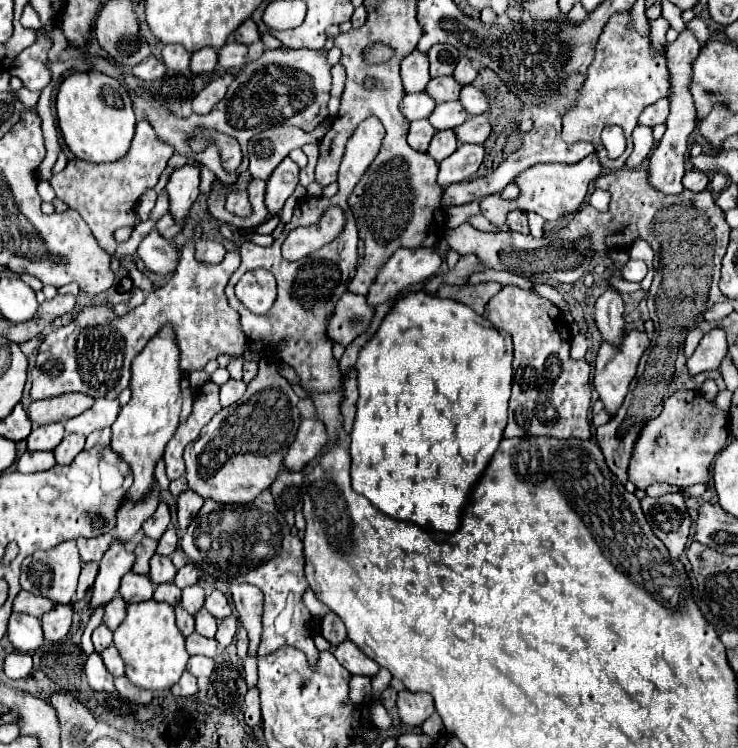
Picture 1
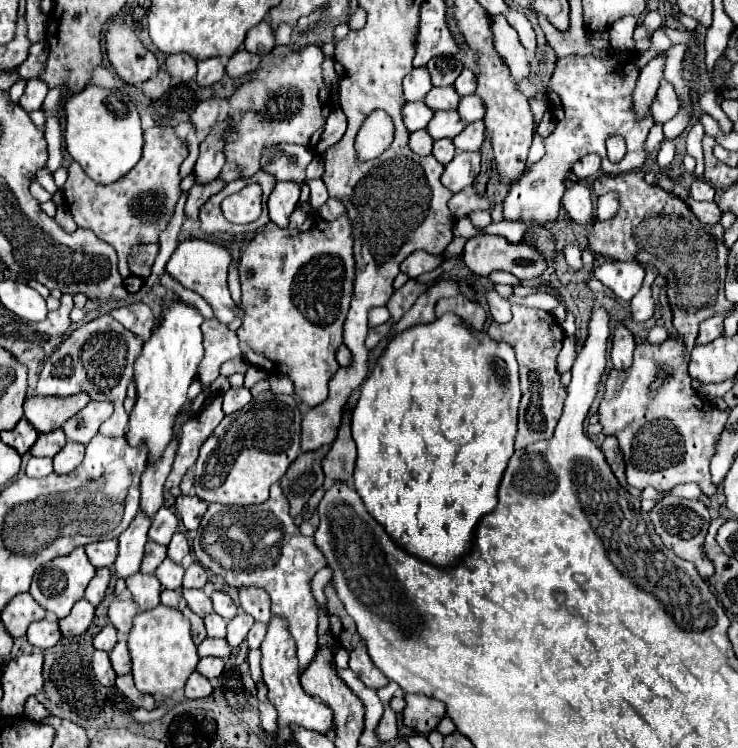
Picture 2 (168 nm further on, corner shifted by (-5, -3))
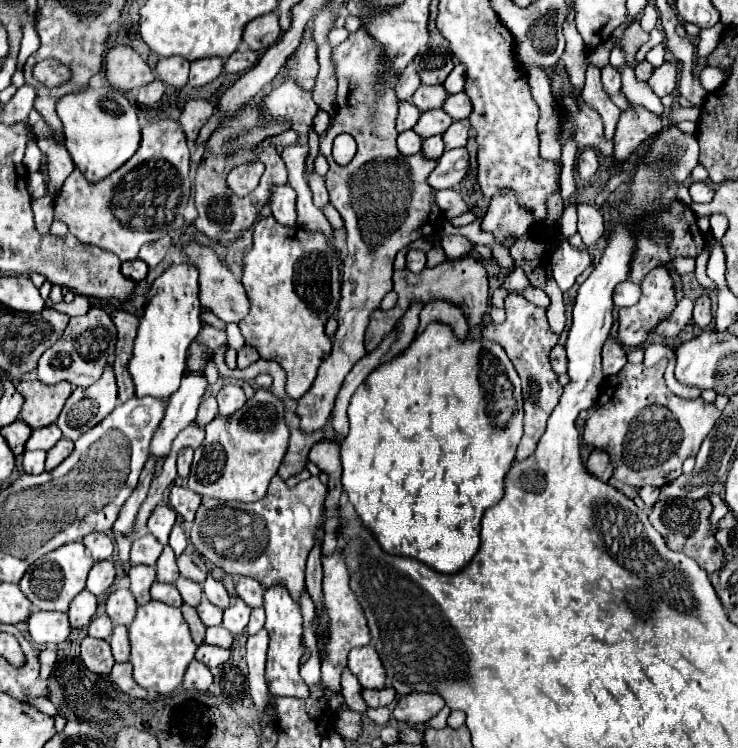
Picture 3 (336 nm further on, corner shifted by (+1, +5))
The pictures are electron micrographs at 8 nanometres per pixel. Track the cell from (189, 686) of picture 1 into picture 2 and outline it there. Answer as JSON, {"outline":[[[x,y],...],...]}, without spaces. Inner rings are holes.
{"outline":[[[194,672],[186,682],[186,698],[206,698],[212,694],[212,684],[200,672]]]}

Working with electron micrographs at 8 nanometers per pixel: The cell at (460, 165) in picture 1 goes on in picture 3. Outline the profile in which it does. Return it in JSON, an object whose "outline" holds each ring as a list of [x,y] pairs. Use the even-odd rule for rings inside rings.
{"outline":[[[466,148],[446,150],[438,158],[438,166],[428,176],[428,182],[436,190],[454,188],[456,184],[460,184],[460,180],[466,176],[466,172],[468,172],[468,150]]]}

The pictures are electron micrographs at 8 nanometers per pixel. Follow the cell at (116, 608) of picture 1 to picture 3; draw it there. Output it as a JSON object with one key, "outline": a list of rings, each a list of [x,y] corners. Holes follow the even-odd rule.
{"outline":[[[116,590],[106,600],[106,614],[114,624],[128,626],[136,616],[136,600],[130,590]]]}

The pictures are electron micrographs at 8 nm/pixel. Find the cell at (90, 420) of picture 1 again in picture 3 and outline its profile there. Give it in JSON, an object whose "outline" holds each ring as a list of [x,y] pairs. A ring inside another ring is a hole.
{"outline":[[[110,368],[90,388],[74,388],[72,396],[64,404],[56,424],[70,440],[78,440],[86,430],[104,420],[116,406],[116,380]]]}

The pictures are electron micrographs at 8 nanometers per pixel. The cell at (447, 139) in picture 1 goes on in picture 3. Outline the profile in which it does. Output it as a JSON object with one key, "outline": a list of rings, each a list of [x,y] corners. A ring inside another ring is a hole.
{"outline":[[[436,134],[436,136],[432,136],[432,138],[424,138],[424,142],[422,142],[422,154],[426,156],[426,158],[434,158],[434,160],[438,160],[438,156],[444,152],[444,142],[442,142],[442,136],[440,134]]]}

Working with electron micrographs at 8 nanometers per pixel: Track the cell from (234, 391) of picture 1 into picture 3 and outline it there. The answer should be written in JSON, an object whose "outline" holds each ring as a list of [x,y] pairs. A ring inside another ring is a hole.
{"outline":[[[228,384],[216,394],[216,400],[218,400],[220,416],[228,416],[228,414],[232,414],[232,412],[236,412],[238,408],[244,406],[246,396],[244,396],[244,390],[238,384]]]}

